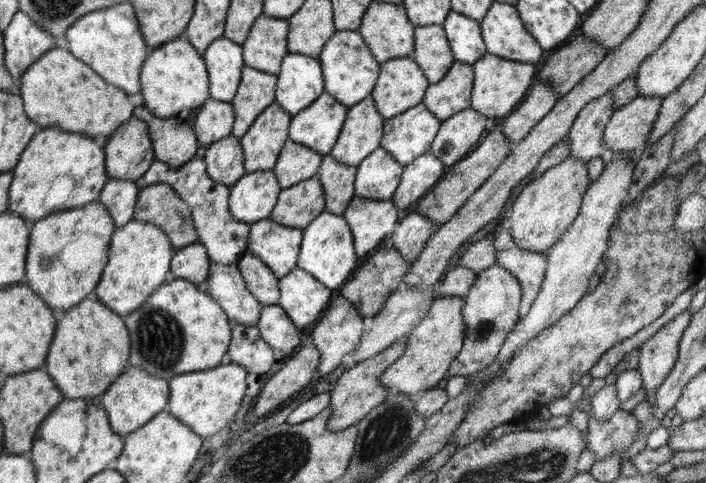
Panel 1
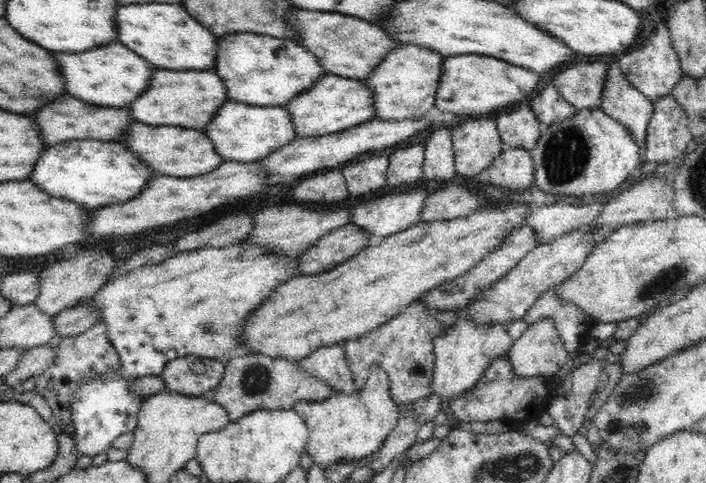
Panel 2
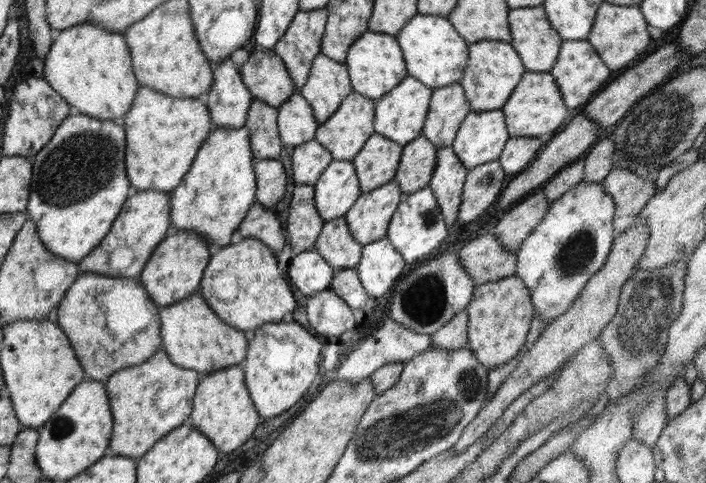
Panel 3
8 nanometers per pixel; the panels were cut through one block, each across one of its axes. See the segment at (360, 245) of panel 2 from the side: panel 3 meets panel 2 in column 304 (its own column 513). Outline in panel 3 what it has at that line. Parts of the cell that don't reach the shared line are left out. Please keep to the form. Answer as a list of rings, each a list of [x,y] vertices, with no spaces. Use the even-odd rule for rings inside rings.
[[[490,231],[469,241],[458,253],[461,265],[475,286],[512,276],[516,271],[516,252],[507,251]]]

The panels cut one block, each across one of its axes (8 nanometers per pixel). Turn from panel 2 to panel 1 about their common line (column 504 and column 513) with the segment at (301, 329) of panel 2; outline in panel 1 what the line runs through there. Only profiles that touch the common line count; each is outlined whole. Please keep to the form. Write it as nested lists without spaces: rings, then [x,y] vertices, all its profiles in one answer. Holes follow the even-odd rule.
[[[572,155],[530,181],[514,200],[509,217],[516,246],[546,255],[548,249],[578,216],[584,193],[590,183],[585,162]]]

